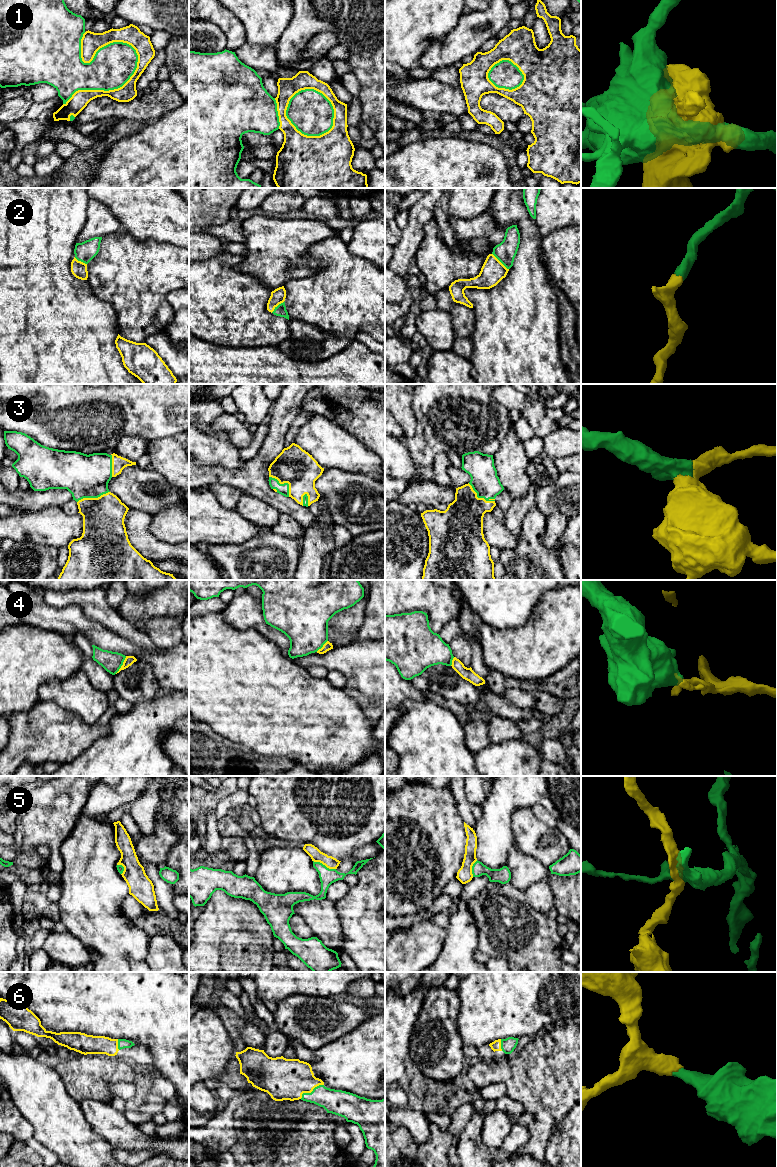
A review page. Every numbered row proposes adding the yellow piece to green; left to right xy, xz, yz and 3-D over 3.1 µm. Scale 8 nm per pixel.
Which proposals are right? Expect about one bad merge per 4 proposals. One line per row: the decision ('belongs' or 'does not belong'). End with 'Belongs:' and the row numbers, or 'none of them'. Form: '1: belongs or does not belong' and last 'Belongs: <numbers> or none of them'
1: does not belong
2: belongs
3: belongs
4: does not belong
5: does not belong
6: belongs
Belongs: 2, 3, 6

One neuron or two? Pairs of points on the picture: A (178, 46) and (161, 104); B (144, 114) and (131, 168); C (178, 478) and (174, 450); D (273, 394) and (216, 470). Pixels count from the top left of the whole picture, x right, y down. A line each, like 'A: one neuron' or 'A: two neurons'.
A: two neurons
B: two neurons
C: one neuron
D: two neurons

